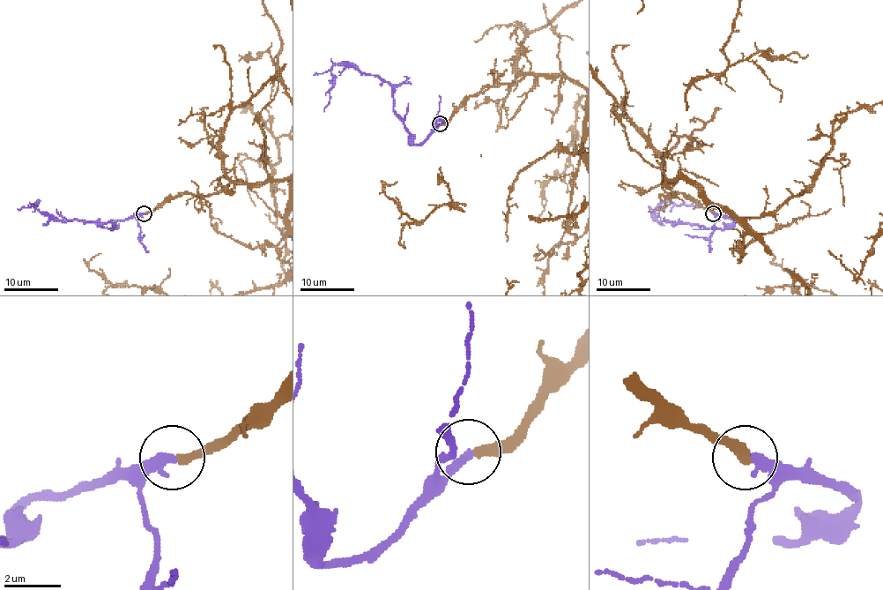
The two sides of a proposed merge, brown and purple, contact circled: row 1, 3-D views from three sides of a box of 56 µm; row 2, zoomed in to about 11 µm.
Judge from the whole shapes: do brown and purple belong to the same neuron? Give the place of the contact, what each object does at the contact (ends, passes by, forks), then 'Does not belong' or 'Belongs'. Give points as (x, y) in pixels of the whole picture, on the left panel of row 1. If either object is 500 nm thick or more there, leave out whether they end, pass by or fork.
Place: (144, 213). At the ring brown ends. At the ring purple ends. Belongs

